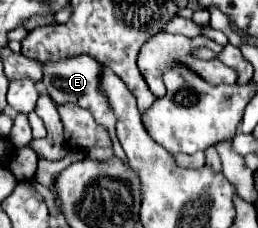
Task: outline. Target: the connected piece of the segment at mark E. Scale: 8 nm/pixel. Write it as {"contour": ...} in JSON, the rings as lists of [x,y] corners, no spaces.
{"contour":[[[80,55],[80,57],[70,57],[70,59],[62,59],[58,63],[44,63],[44,87],[48,91],[48,95],[58,103],[76,103],[88,111],[92,111],[94,119],[104,125],[108,129],[110,135],[116,133],[116,115],[112,113],[108,99],[104,93],[100,93],[100,77],[104,73],[104,67],[88,57],[88,55]]]}

